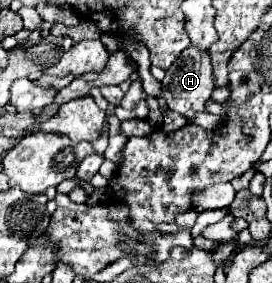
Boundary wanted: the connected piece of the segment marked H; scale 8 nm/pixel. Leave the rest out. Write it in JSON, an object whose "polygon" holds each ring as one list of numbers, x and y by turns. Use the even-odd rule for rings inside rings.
{"polygon":[[190,46,184,52,180,52,178,60,174,60,172,66,166,70,166,78,162,80,162,98,166,100,168,108,192,120,198,110,204,110,204,104,210,98,212,88,214,88,214,78,212,78,210,54,200,48]]}

